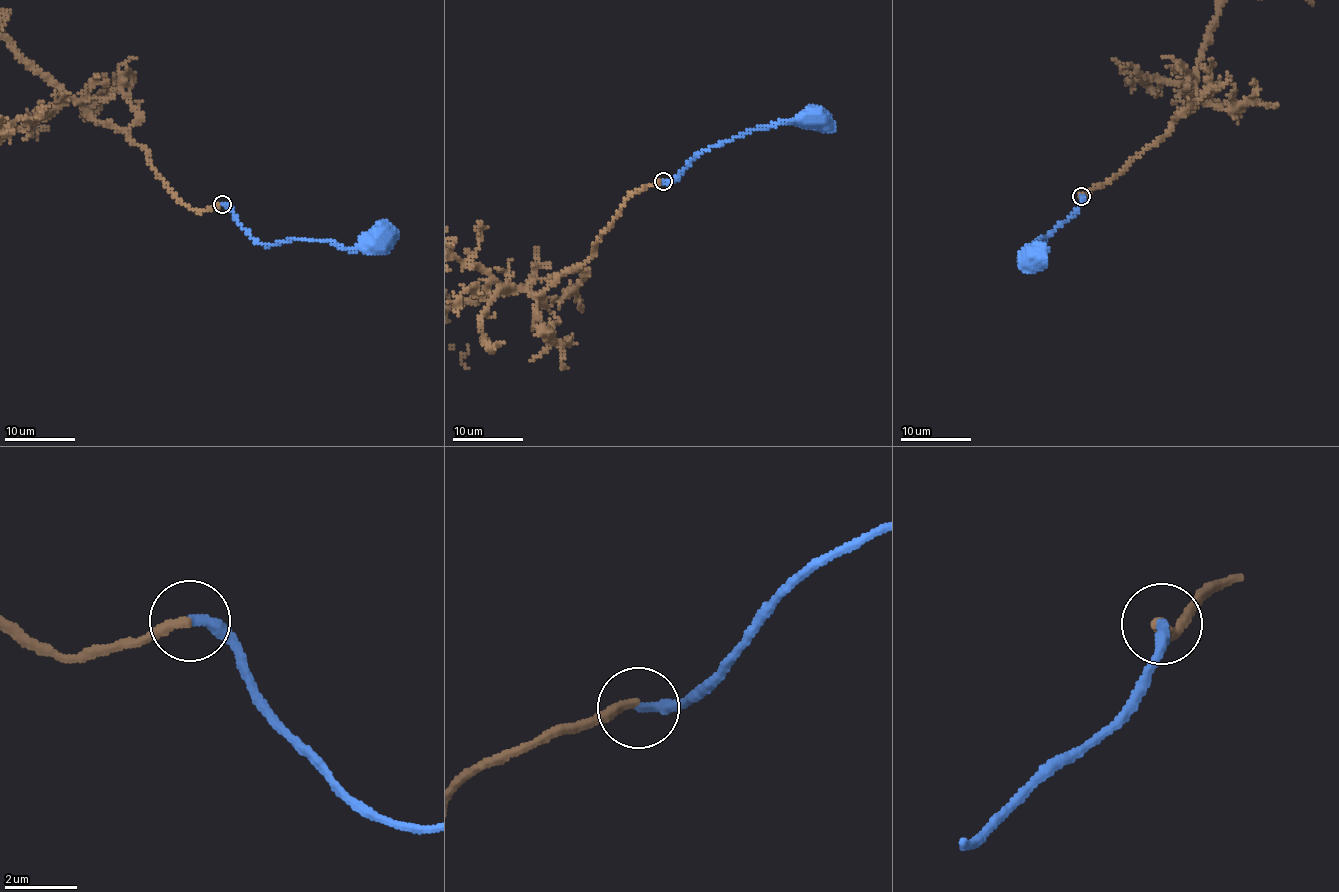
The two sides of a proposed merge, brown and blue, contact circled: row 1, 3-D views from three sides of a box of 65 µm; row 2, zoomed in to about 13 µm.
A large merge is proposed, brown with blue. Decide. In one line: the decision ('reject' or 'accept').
accept

